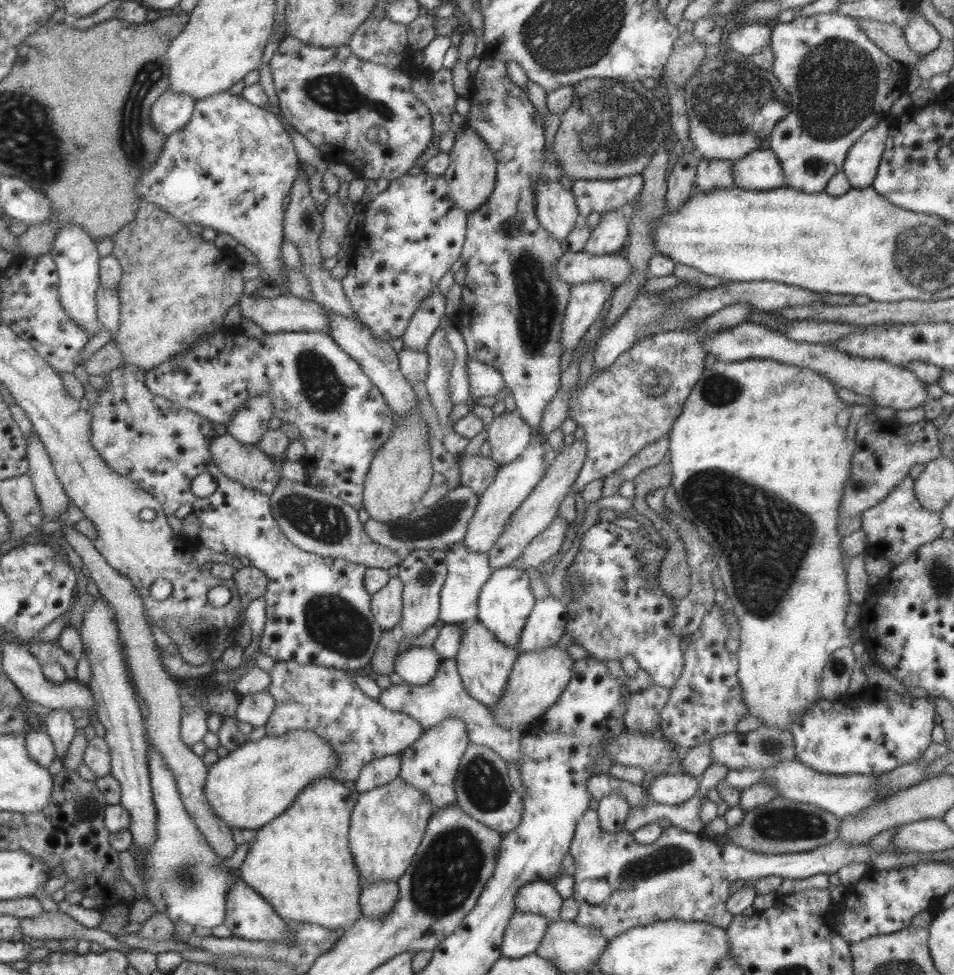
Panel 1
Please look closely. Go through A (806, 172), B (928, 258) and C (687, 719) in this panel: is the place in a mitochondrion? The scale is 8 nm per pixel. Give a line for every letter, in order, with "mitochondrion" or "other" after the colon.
A: other
B: mitochondrion
C: other

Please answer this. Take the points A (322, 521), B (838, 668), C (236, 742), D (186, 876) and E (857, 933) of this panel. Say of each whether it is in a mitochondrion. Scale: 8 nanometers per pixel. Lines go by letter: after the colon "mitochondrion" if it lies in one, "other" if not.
A: mitochondrion
B: mitochondrion
C: other
D: mitochondrion
E: other

